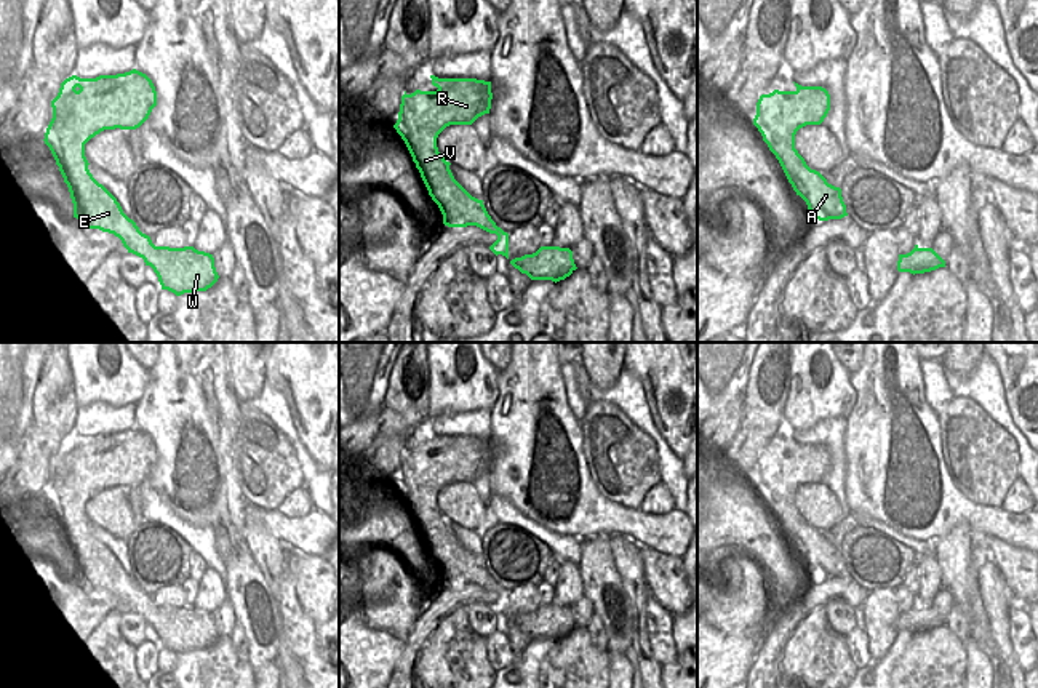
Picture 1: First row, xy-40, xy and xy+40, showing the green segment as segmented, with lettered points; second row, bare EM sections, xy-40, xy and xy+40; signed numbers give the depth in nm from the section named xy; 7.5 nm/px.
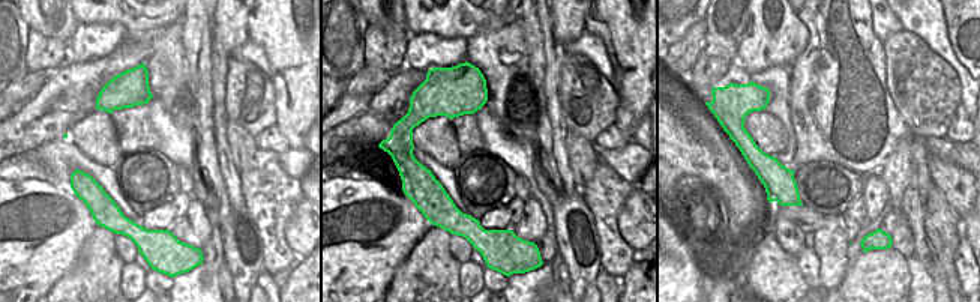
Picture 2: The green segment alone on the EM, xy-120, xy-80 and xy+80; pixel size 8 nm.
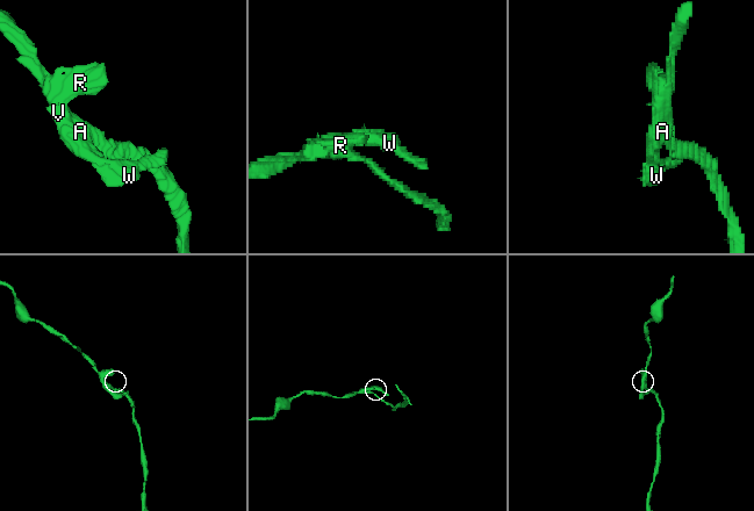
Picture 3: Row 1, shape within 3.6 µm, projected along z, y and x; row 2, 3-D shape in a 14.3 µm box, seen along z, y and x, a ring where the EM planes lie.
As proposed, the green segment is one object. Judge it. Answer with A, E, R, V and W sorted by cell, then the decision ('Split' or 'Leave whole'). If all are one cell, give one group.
Groups: A / E R V W. Split

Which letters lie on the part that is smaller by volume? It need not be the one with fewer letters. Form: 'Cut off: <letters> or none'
Cut off: E, R, V, W

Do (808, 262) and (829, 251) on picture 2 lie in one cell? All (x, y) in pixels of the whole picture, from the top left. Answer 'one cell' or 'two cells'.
two cells

